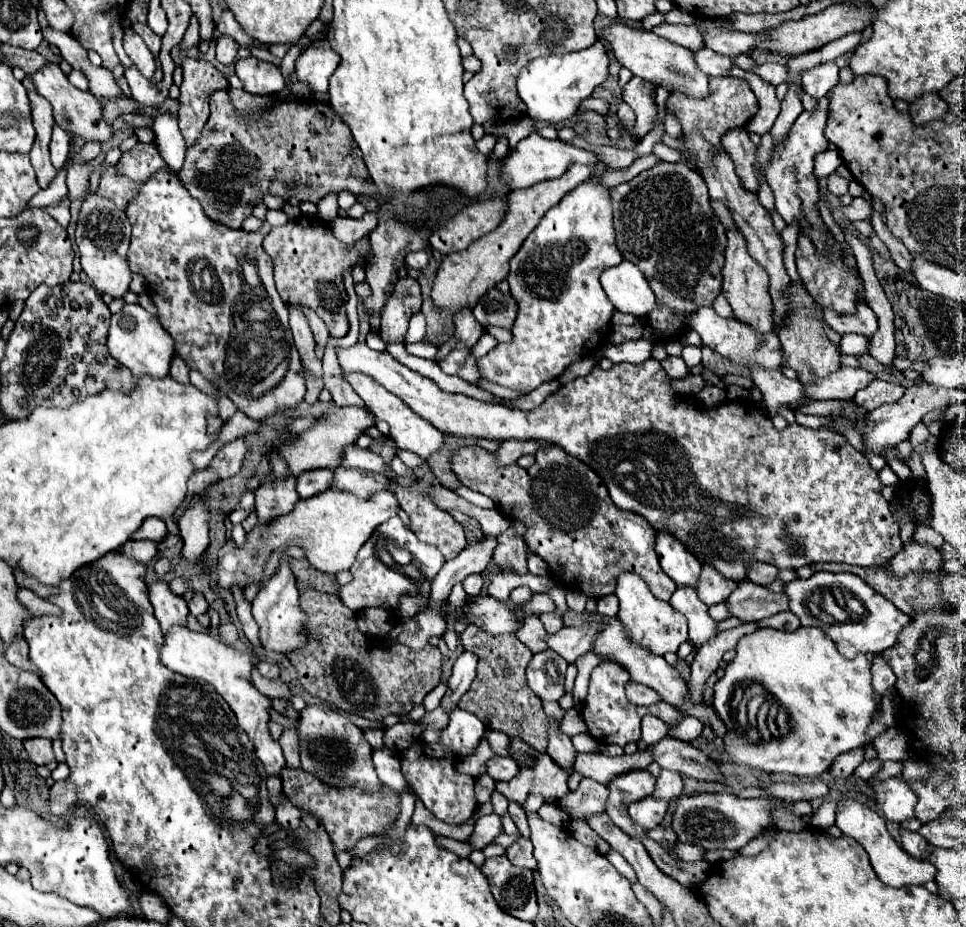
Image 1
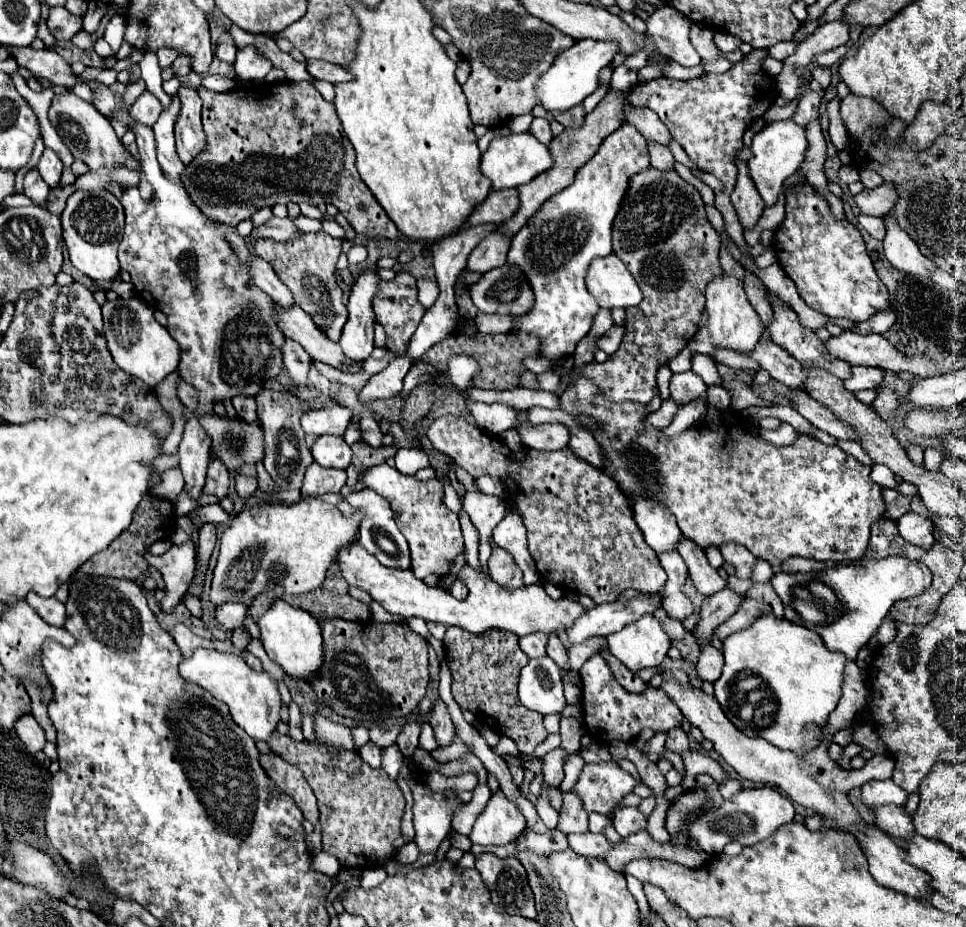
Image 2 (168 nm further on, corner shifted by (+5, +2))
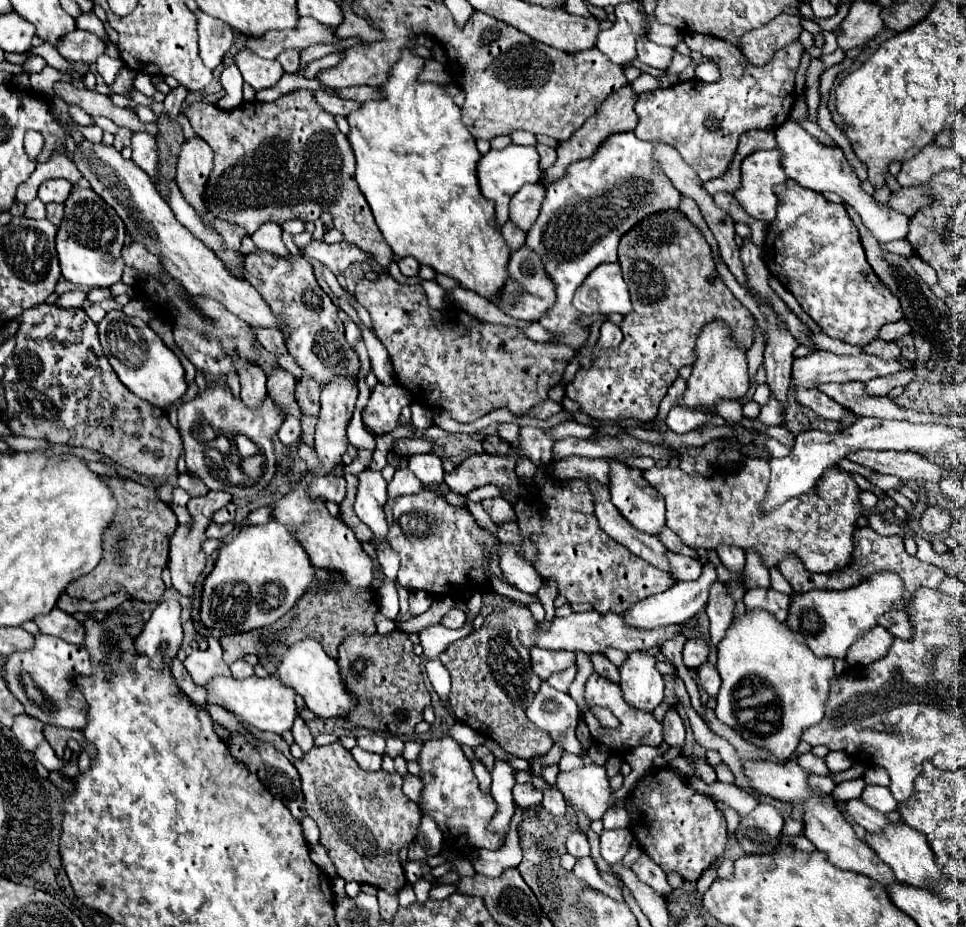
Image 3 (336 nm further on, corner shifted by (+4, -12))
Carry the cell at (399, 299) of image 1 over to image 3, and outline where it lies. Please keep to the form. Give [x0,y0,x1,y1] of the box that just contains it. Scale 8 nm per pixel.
[355,274,575,422]

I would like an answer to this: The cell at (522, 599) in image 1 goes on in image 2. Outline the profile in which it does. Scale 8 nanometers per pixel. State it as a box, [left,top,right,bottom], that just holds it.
[492,502,538,584]

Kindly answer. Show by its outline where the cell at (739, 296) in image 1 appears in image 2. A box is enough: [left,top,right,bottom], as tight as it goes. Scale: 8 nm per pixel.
[690,274,762,358]

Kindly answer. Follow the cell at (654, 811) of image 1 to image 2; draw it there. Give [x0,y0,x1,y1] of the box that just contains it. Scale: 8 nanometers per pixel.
[614,808,646,836]

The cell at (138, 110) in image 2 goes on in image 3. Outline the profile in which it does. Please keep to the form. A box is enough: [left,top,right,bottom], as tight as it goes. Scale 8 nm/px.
[131,132,157,176]

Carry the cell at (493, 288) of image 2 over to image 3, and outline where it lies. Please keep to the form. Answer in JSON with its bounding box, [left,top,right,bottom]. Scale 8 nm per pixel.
[495,246,555,322]

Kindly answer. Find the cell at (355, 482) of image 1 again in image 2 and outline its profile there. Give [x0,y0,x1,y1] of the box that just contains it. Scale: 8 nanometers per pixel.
[364,464,464,578]

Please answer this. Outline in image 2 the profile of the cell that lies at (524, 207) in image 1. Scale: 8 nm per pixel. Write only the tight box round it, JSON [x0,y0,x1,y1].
[502,90,624,234]

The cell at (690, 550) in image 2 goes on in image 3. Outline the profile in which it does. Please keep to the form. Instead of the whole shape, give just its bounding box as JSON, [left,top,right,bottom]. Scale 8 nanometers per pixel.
[659,528,699,558]

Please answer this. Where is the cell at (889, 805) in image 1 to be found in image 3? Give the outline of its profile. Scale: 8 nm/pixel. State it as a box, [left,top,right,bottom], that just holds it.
[861,786,897,814]

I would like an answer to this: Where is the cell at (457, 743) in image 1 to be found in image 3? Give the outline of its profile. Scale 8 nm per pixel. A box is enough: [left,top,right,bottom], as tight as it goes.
[405,860,423,884]

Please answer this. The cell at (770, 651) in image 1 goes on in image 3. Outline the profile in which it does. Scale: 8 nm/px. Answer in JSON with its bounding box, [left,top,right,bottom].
[717,610,835,762]

